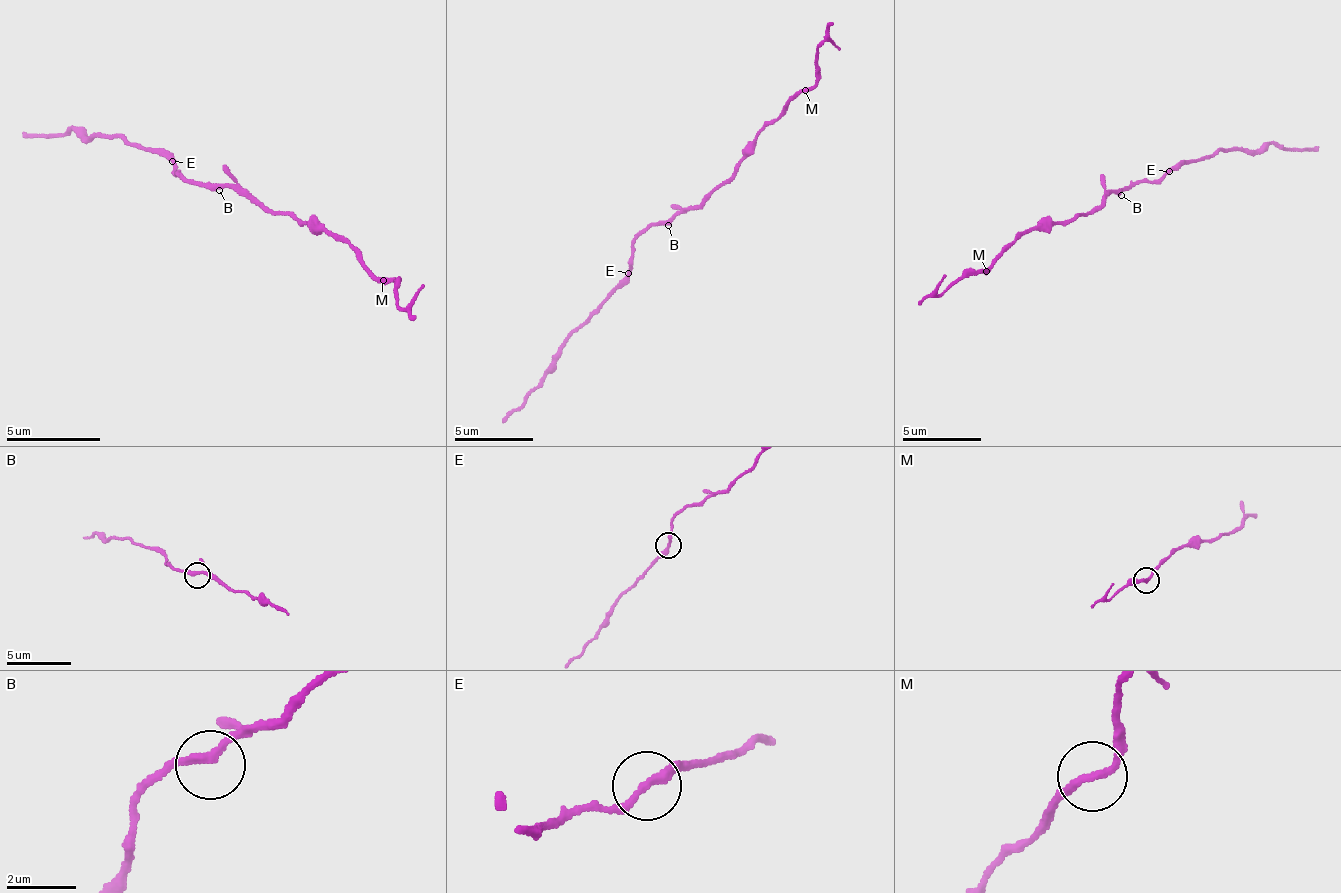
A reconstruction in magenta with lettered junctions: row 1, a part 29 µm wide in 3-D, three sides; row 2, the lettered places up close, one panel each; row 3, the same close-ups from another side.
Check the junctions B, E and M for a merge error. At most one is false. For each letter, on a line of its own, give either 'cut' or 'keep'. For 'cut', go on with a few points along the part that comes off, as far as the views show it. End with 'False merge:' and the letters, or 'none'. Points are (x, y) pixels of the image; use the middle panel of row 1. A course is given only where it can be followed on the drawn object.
B: keep
E: keep
M: cut | (806, 91), (814, 83), (814, 59), (822, 43), (838, 51)
False merge: M

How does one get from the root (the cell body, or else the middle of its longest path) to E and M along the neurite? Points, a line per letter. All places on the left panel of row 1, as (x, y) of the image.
E: (228, 190), (224, 185), (191, 185), (172, 161)
M: (228, 190), (243, 190), (266, 208), (290, 213), (299, 223), (327, 227), (384, 279)

